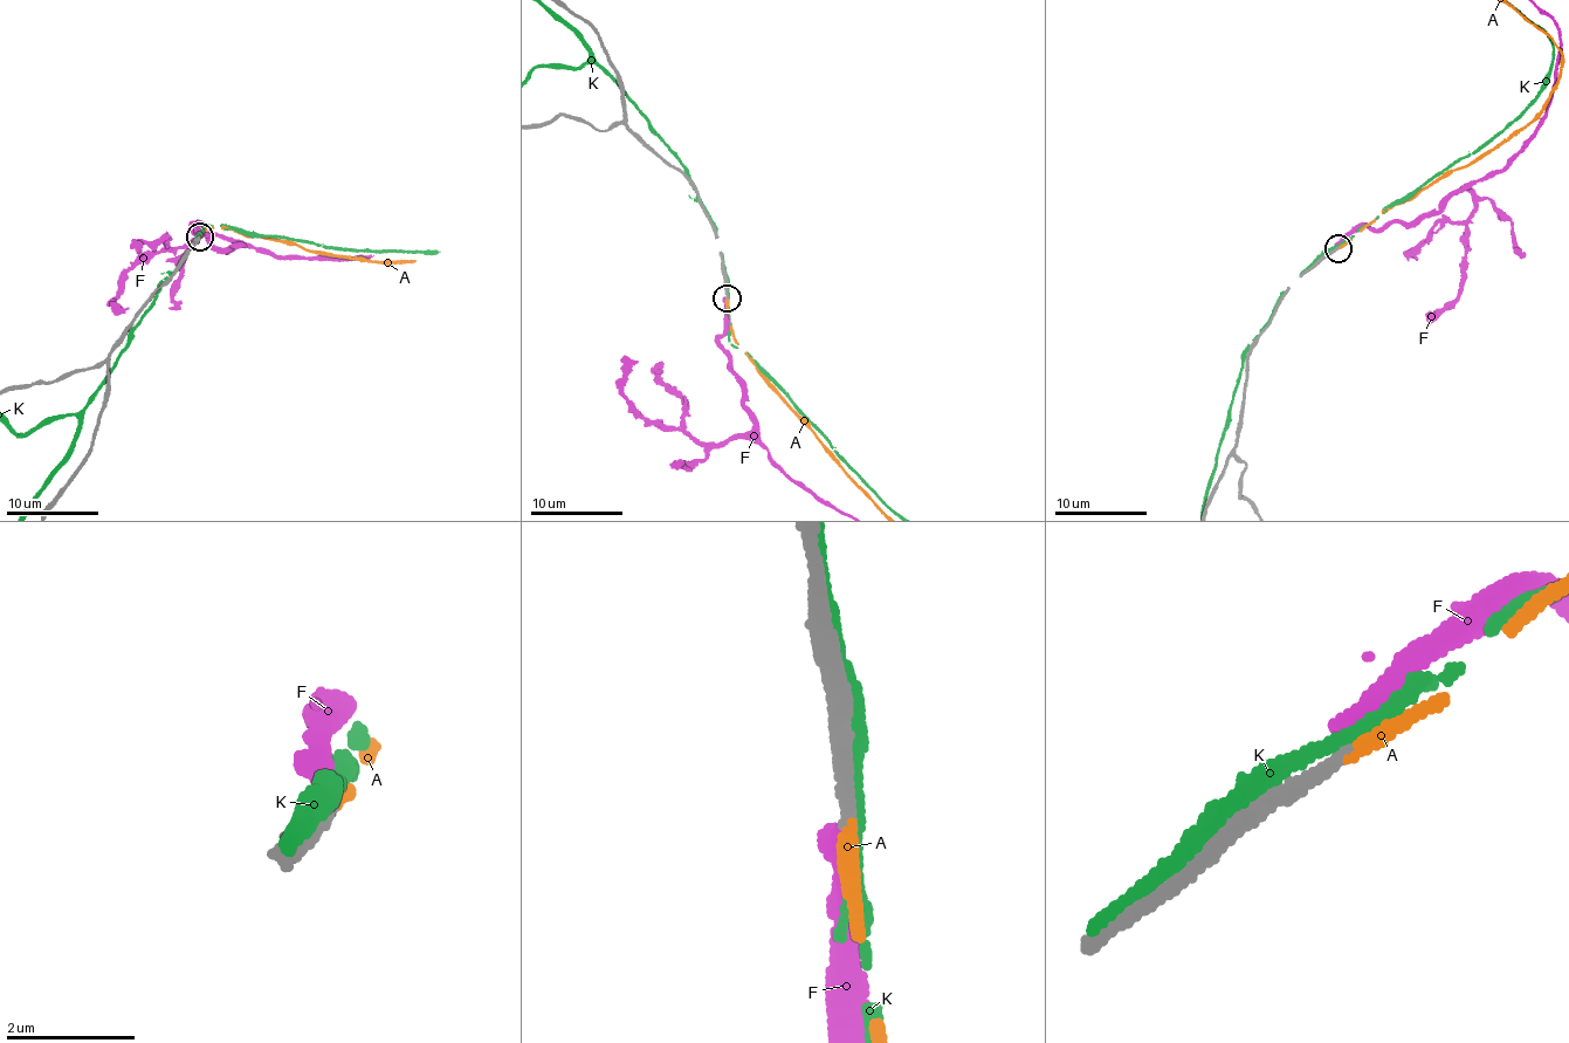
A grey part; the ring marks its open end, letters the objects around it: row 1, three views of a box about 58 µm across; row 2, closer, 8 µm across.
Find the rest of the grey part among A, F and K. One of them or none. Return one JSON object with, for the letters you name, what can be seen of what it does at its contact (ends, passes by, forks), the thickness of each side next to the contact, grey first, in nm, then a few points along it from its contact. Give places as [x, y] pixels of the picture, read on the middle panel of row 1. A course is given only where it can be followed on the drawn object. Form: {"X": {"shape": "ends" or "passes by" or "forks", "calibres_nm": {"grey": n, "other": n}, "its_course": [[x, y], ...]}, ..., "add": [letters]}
{"A": {"shape": "ends", "calibres_nm": {"grey": 280, "other": 300}}, "add": ["A"]}

